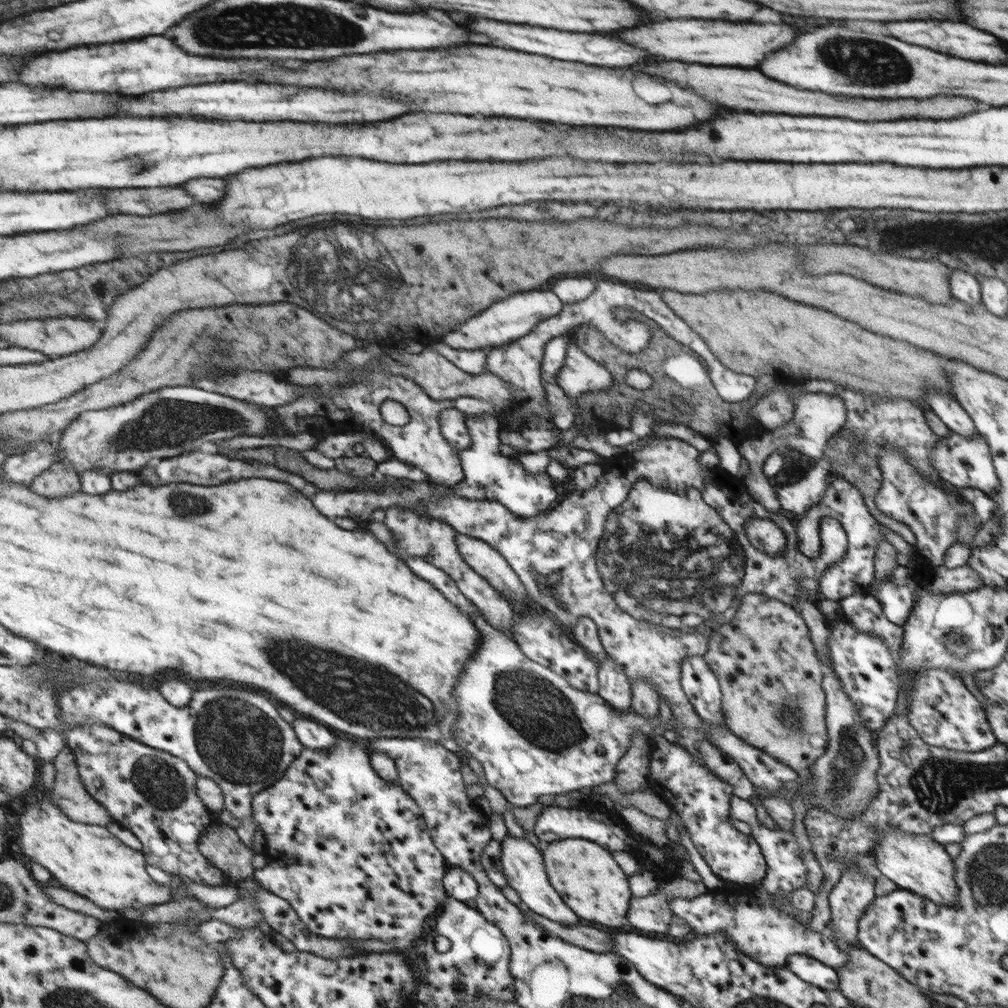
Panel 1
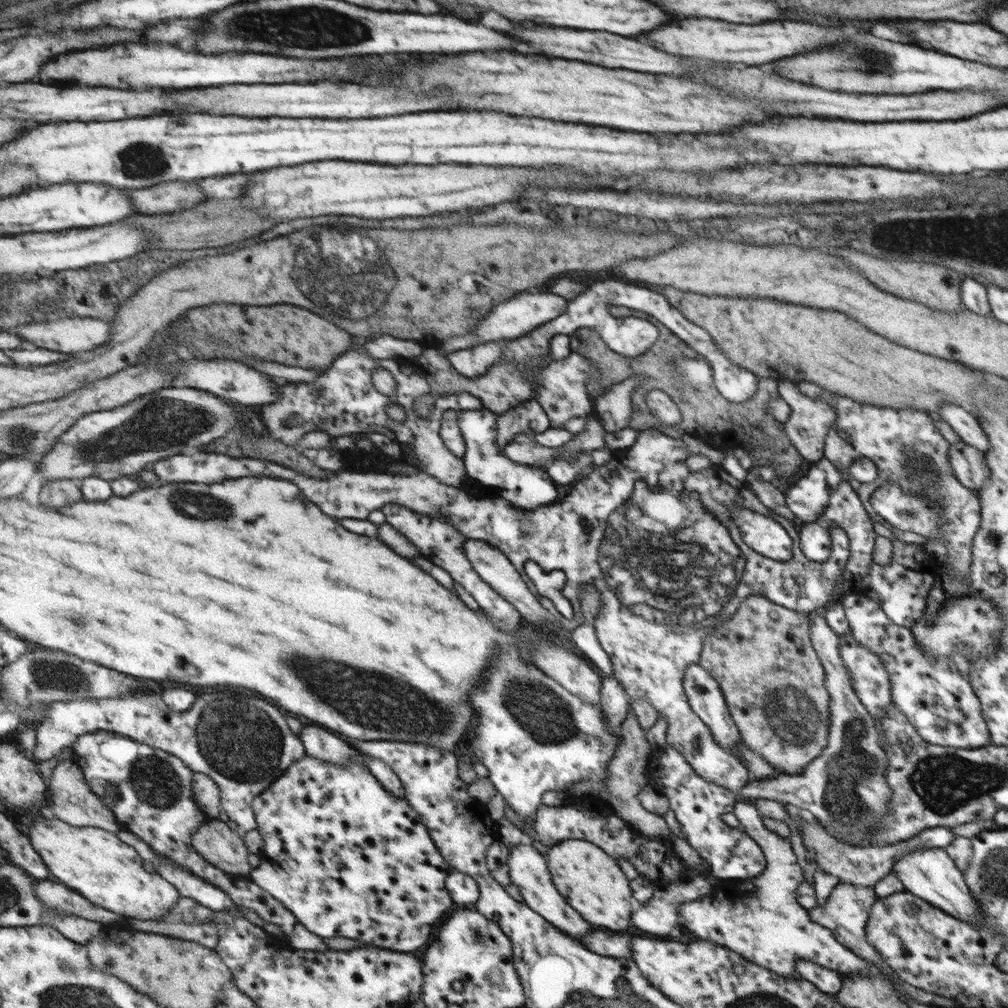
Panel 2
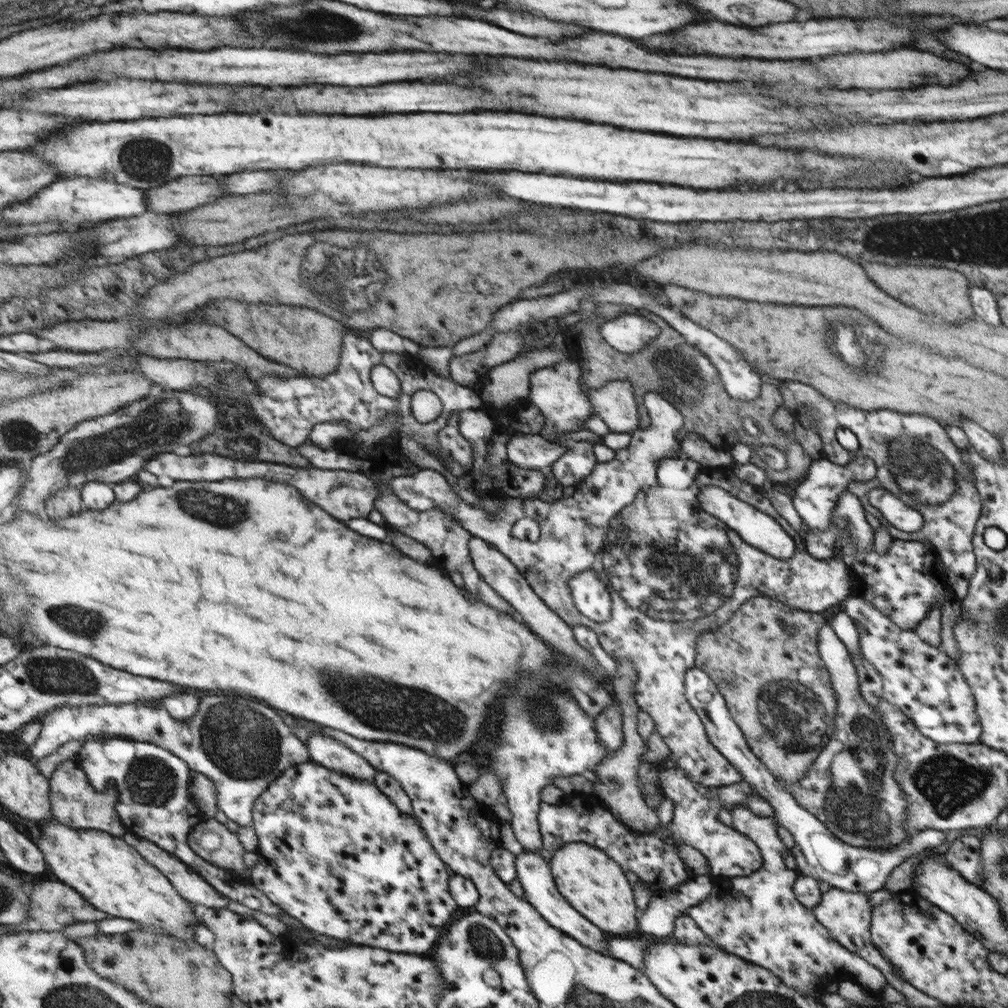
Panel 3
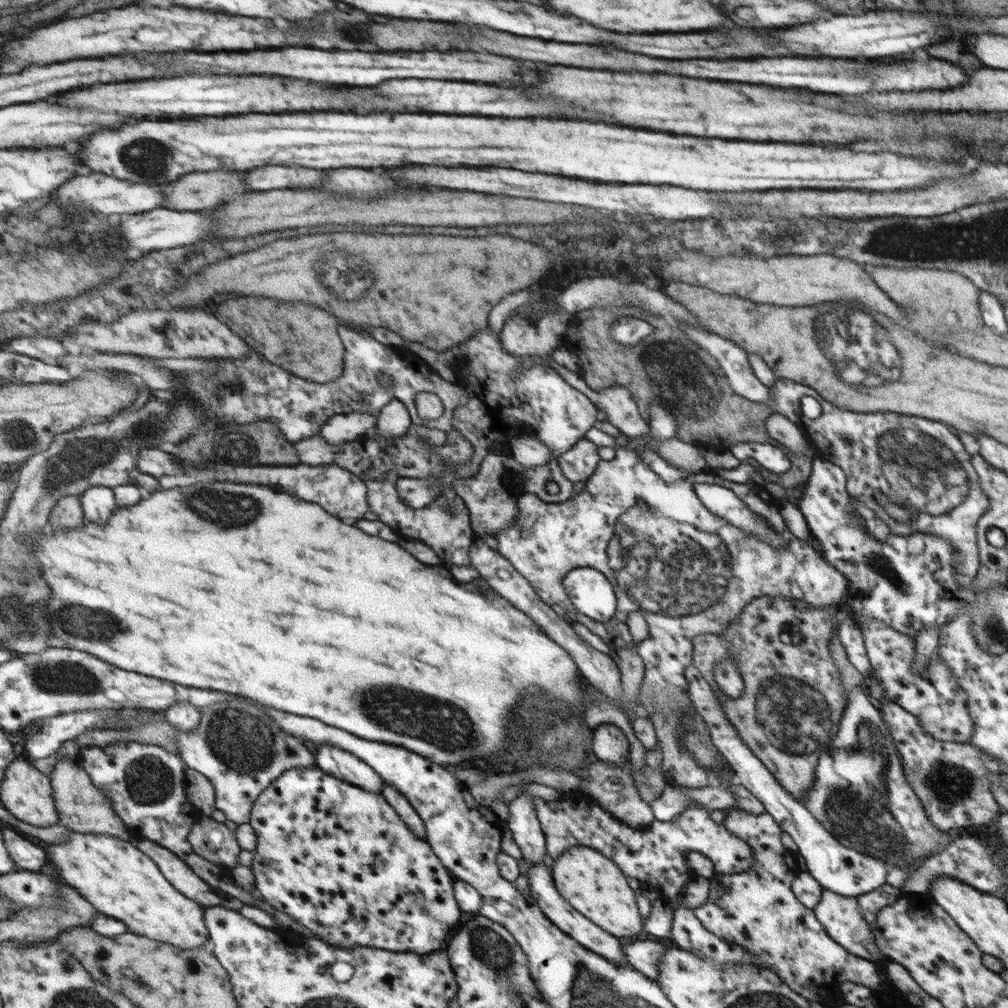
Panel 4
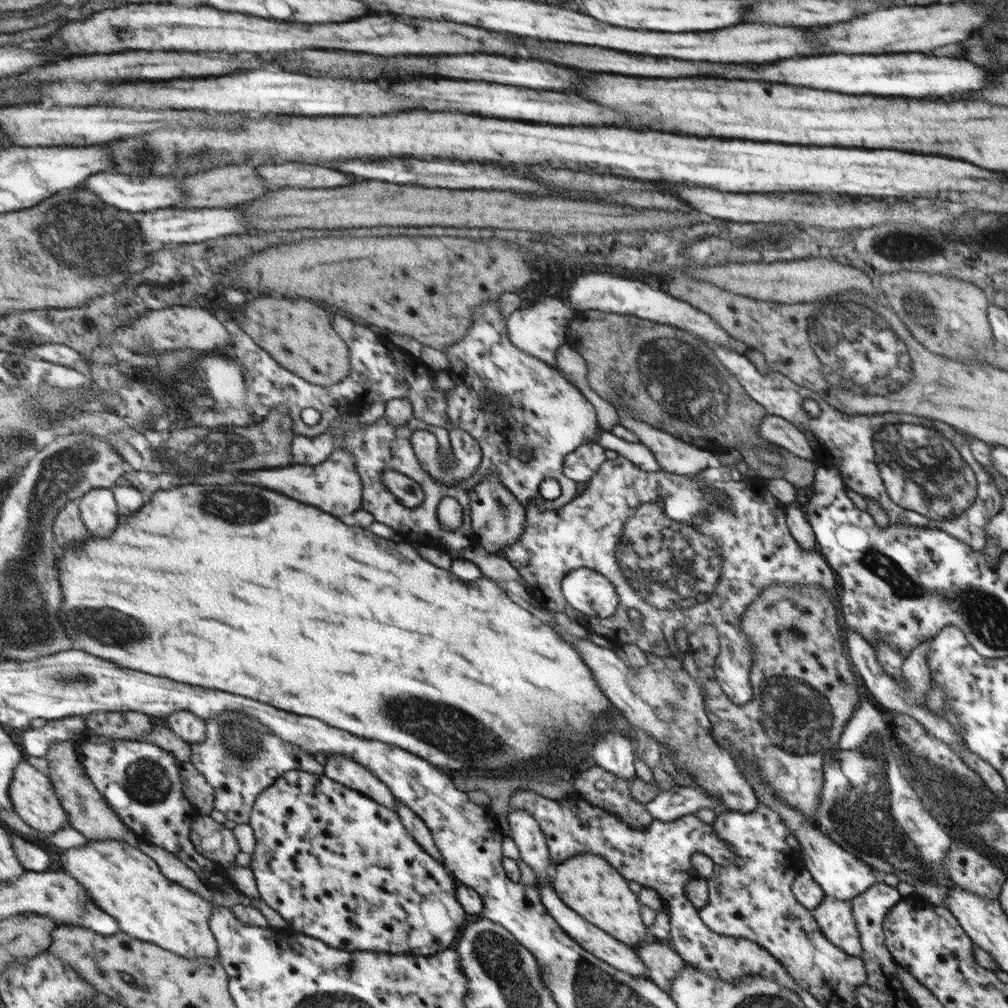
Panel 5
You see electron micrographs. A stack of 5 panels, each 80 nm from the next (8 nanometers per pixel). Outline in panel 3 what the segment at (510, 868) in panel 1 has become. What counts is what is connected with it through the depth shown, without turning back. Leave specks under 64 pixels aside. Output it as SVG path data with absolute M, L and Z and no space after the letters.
M522 851L514 857L514 865L516 870L516 880L523 888L523 900L527 904L531 904L535 910L541 914L543 920L547 924L566 933L567 936L574 937L581 945L585 945L591 951L605 955L605 941L608 934L604 933L597 926L593 926L591 922L587 922L579 912L575 912L555 890L553 886L553 874L550 872L550 865L535 852Z

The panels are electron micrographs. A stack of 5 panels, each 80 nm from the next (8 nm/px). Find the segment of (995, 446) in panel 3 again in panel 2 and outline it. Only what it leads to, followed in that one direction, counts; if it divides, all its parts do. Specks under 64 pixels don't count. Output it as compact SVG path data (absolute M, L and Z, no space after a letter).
M943 405L939 408L936 418L949 424L963 443L986 454L989 448L987 436L979 428L979 424L977 424L976 419L971 414L955 405Z

